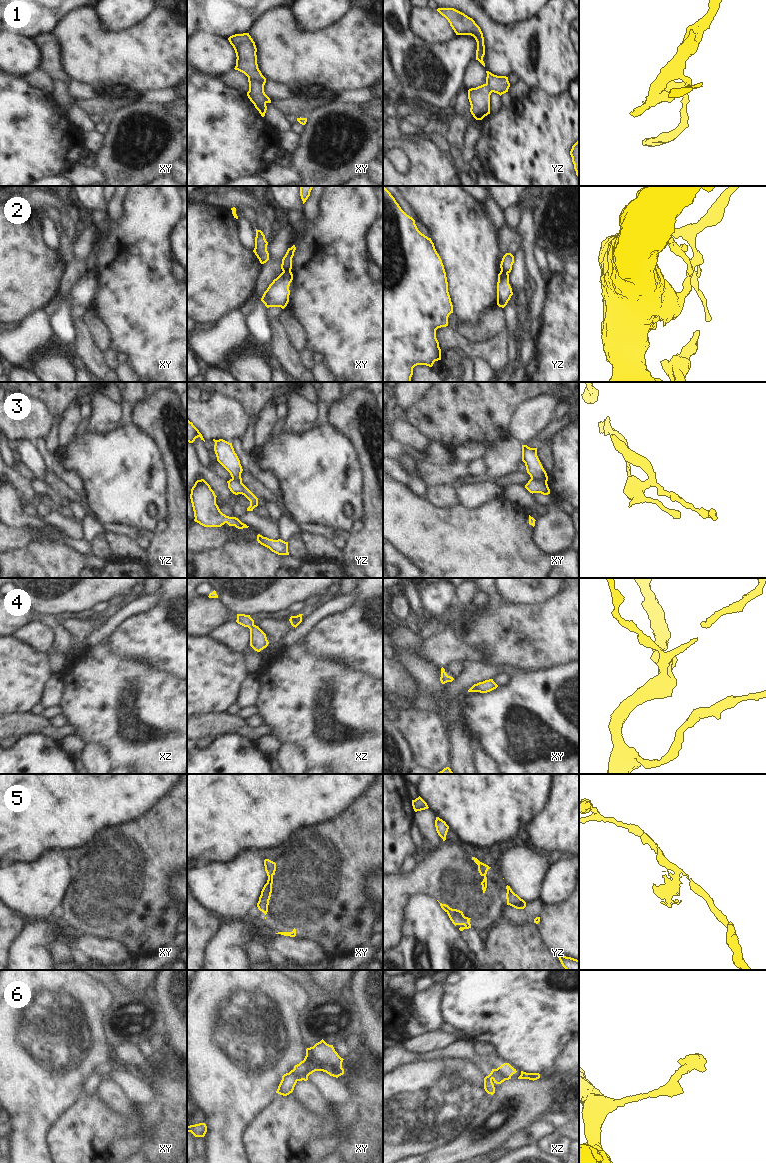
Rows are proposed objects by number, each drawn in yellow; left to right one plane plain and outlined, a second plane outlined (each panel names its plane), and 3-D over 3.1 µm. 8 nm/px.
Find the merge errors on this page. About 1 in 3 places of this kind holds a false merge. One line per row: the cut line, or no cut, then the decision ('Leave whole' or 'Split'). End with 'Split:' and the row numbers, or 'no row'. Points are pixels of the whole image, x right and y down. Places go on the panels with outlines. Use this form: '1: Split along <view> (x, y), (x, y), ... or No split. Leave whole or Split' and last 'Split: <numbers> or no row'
1: No split. Leave whole
2: Split along xy (283, 271), (290, 272). Split
3: Split along xy (531, 478), (546, 482). Split
4: No split. Leave whole
5: Split along xy (274, 872), (268, 876). Split
6: Split along xy (292, 1070), (297, 1080). Split
Split: 2, 3, 5, 6.

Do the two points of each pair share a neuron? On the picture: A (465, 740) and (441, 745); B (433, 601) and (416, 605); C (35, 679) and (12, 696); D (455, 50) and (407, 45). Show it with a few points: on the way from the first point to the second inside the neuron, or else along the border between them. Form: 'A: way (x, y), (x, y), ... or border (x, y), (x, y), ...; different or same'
A: border (445, 722), (449, 741), (450, 763); different
B: border (418, 588), (418, 594), (424, 608); different
C: way (29, 679), (18, 690); same
D: way (443, 50), (419, 47); same

